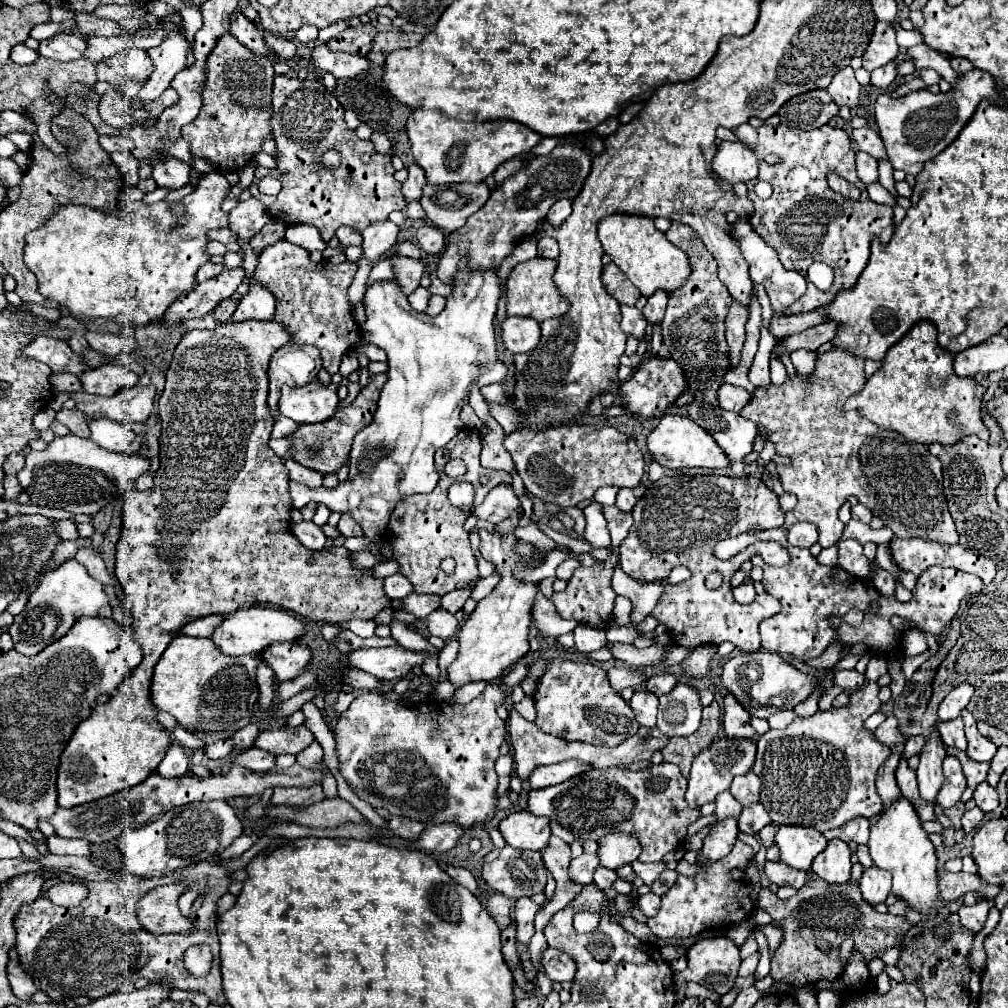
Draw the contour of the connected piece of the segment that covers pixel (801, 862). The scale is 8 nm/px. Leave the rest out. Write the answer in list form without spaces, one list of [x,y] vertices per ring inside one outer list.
[[[782,825],[776,833],[776,845],[780,847],[780,855],[786,865],[808,871],[814,857],[826,849],[828,841],[814,827]]]

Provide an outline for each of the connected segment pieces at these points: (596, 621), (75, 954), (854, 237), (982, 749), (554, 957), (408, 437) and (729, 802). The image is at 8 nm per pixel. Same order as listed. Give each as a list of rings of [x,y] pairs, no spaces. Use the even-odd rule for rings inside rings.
[[[612,547],[608,559],[602,565],[576,569],[572,579],[568,581],[566,591],[554,593],[552,599],[550,599],[554,603],[558,615],[564,617],[564,619],[574,619],[580,625],[606,629],[610,625],[610,615],[612,615],[612,609],[614,609],[614,597],[616,597],[616,593],[614,593],[614,589],[610,585],[610,579],[612,579],[612,569],[618,567],[618,563],[620,563],[618,561],[618,549]]]
[[[90,845],[90,858],[104,859],[109,864],[109,872],[117,871],[116,879],[105,881],[86,881],[74,875],[58,875],[58,879],[68,879],[69,882],[84,883],[88,887],[88,897],[78,907],[58,907],[46,897],[36,899],[34,903],[22,905],[20,913],[14,919],[16,927],[16,951],[24,971],[38,981],[38,991],[44,991],[54,1003],[74,999],[74,997],[90,997],[100,999],[104,995],[114,993],[120,983],[136,981],[140,977],[148,981],[172,979],[176,989],[198,991],[210,997],[212,1003],[224,1005],[226,997],[222,991],[222,973],[220,973],[220,955],[218,955],[218,937],[216,937],[216,901],[228,891],[230,871],[220,865],[220,857],[210,855],[208,859],[184,867],[178,873],[168,873],[160,877],[136,877],[126,869],[116,846]],[[168,881],[192,881],[192,889],[180,897],[180,909],[190,909],[190,921],[194,923],[188,935],[152,935],[146,931],[136,917],[136,901],[154,889],[156,885]],[[196,883],[196,885],[194,885]],[[204,883],[208,889],[204,891]],[[206,895],[200,909],[192,911],[194,901]],[[196,943],[206,943],[212,947],[214,963],[206,977],[194,977],[184,967],[184,951]]]
[[[744,123],[732,129],[732,133],[744,145],[752,147],[754,153],[776,153],[782,159],[780,165],[768,165],[762,157],[758,161],[760,173],[754,181],[748,183],[748,199],[752,199],[756,207],[756,213],[750,217],[750,225],[756,229],[756,233],[760,233],[760,237],[764,237],[770,247],[778,249],[780,263],[784,267],[790,267],[804,277],[814,261],[822,261],[834,269],[834,283],[830,293],[820,291],[812,283],[808,283],[804,297],[800,297],[800,301],[796,301],[788,309],[788,315],[826,307],[842,289],[852,289],[856,285],[856,279],[868,263],[872,239],[879,237],[884,245],[889,243],[894,232],[892,207],[878,205],[868,199],[866,185],[856,177],[852,141],[844,129],[822,125],[814,131],[800,131],[790,129],[782,123],[776,127],[752,127]],[[830,173],[850,175],[850,183],[862,189],[862,197],[858,201],[850,201],[840,193],[834,193],[826,183],[826,177]],[[758,181],[768,181],[774,187],[770,199],[762,201],[756,197],[754,185]]]
[[[962,711],[962,719],[964,719],[964,725],[966,725],[966,739],[968,739],[968,757],[972,757],[974,761],[992,761],[992,757],[996,755],[998,747],[988,741],[986,737],[982,737],[976,729],[976,719],[972,717],[970,711]]]
[[[548,947],[542,955],[542,965],[546,969],[546,975],[552,979],[552,981],[572,981],[574,975],[576,975],[576,963],[574,959],[560,951],[560,949],[552,949]]]
[[[468,261],[458,263],[456,275],[452,279],[452,293],[446,297],[446,307],[440,315],[430,317],[414,311],[408,303],[408,297],[400,293],[400,287],[394,281],[378,281],[366,291],[366,313],[368,319],[362,327],[362,337],[384,349],[388,355],[388,381],[382,387],[378,409],[374,421],[364,427],[354,437],[352,455],[350,455],[350,479],[340,483],[334,489],[318,487],[308,489],[300,483],[290,481],[290,499],[294,509],[302,509],[310,501],[324,503],[328,509],[338,513],[350,513],[364,529],[364,535],[372,543],[380,543],[384,537],[384,527],[388,525],[390,513],[398,501],[414,493],[430,493],[438,483],[438,473],[434,467],[434,453],[438,447],[446,445],[458,431],[464,429],[460,411],[468,405],[472,387],[482,387],[488,383],[500,383],[506,377],[506,365],[496,357],[494,341],[494,315],[500,301],[502,289],[500,279],[494,269],[470,269]]]
[[[722,791],[718,797],[716,797],[716,817],[718,821],[722,821],[724,817],[738,817],[742,811],[742,805],[732,797],[730,791]]]

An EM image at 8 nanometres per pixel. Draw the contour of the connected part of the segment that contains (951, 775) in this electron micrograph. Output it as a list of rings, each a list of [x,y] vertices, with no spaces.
[[[948,755],[944,759],[944,783],[942,783],[942,789],[940,789],[940,795],[938,795],[938,805],[940,807],[954,807],[962,793],[966,789],[966,777],[962,773],[962,767],[960,767],[960,761],[952,755]]]

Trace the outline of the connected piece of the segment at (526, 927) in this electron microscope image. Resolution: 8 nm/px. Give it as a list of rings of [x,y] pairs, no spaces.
[[[520,897],[514,907],[514,919],[516,919],[516,941],[520,945],[528,945],[530,937],[534,935],[534,915],[540,909],[530,897]]]

